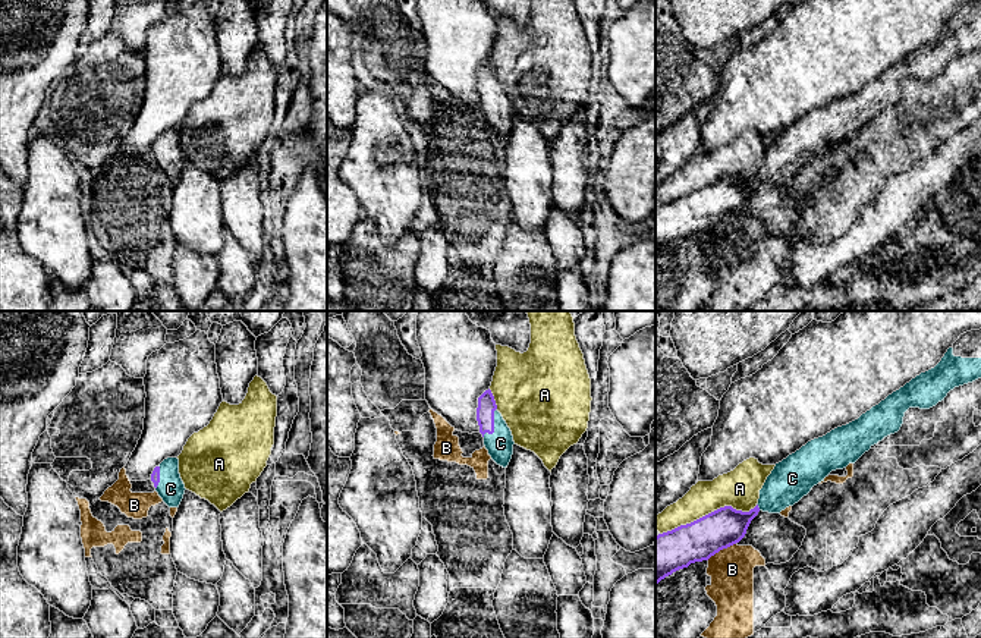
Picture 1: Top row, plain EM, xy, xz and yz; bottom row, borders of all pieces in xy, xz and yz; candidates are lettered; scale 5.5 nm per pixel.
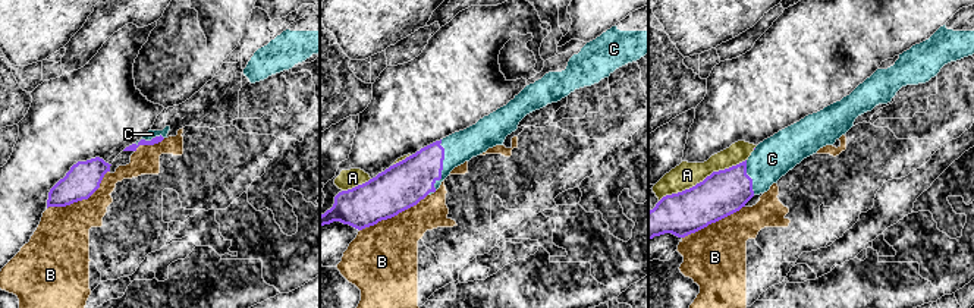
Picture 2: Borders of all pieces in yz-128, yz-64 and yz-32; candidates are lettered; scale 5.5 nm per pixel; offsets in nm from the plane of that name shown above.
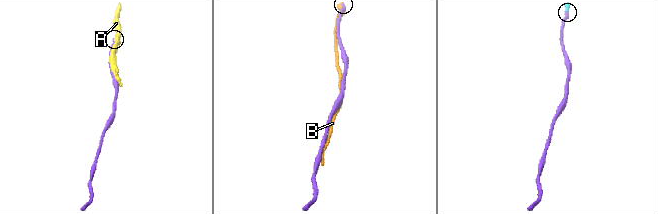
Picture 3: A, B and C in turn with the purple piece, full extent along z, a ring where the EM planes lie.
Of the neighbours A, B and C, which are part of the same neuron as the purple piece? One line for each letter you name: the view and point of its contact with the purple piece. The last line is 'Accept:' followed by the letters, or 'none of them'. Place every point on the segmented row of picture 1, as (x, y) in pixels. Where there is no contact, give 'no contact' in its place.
C: xz (493, 426)
Accept: C

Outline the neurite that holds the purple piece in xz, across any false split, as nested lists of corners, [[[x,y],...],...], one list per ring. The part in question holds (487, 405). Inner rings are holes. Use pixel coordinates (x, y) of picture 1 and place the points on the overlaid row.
[[[485,390],[478,397],[477,421],[484,437],[484,446],[491,459],[506,468],[513,455],[513,436],[497,405],[491,390]]]

